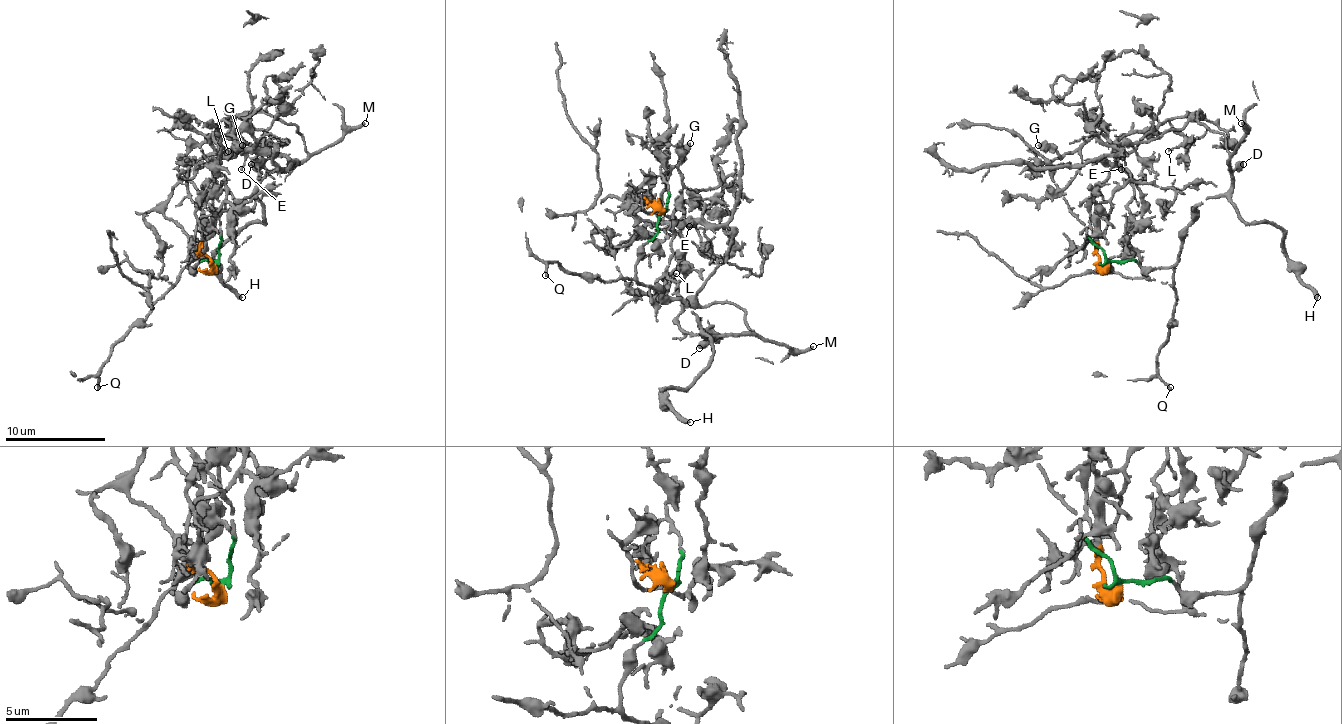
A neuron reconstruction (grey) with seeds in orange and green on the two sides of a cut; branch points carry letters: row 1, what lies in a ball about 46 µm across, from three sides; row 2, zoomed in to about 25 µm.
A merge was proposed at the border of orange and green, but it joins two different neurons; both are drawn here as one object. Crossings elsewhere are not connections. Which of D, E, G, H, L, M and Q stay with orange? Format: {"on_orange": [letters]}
{"on_orange": ["E", "G", "L"]}

